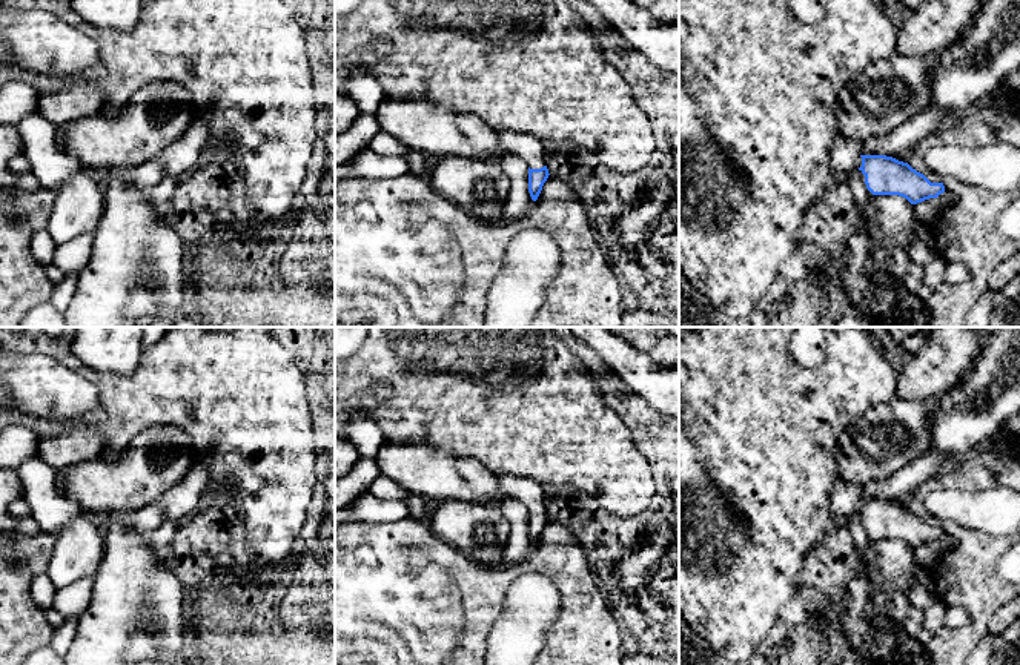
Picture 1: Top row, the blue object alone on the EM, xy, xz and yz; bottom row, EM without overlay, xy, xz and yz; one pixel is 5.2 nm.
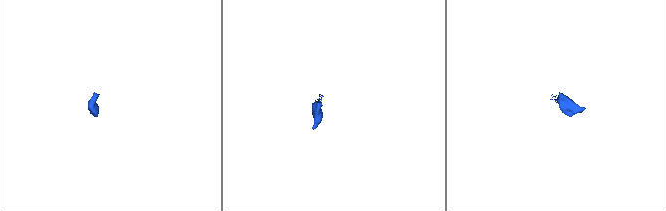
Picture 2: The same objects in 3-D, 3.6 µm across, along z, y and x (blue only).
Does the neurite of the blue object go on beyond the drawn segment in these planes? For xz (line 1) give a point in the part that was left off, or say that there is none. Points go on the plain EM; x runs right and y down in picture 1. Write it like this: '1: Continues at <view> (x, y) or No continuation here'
1: Continues at xz (529, 492)

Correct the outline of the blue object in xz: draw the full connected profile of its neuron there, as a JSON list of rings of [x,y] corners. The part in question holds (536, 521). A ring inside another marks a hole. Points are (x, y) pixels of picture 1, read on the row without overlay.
[[[495,471],[495,475],[504,495],[518,499],[528,508],[528,536],[532,544],[536,545],[550,519],[545,510],[545,487],[533,479],[512,473]]]

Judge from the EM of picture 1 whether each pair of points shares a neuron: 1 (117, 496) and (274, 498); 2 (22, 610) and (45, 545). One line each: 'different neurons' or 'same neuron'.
1: different neurons
2: same neuron

